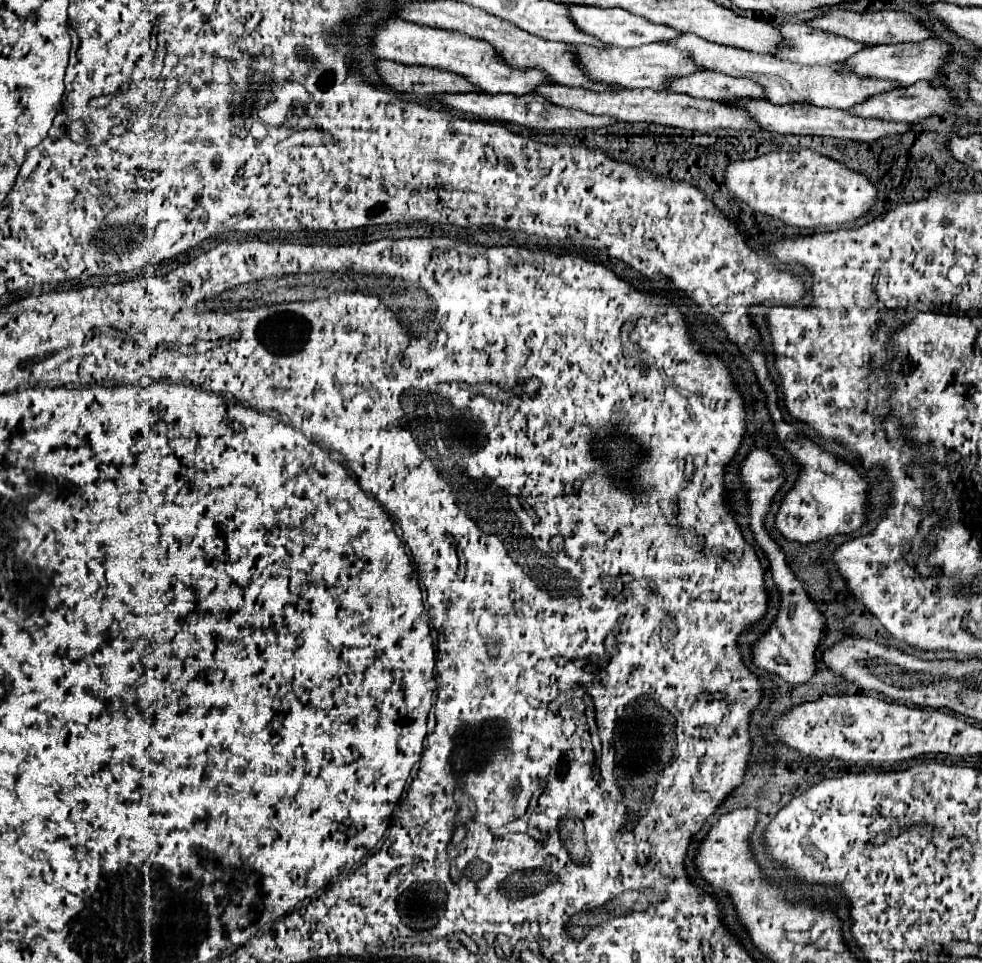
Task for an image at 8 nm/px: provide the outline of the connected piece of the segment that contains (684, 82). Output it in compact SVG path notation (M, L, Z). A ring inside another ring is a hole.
M696 71L686 77L676 77L668 83L668 91L674 93L686 93L690 97L698 99L714 99L714 101L728 101L738 97L754 97L762 99L764 91L754 81L732 77L716 71Z

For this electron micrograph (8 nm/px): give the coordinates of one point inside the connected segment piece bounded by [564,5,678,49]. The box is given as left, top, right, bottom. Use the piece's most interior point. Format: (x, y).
(613, 26)

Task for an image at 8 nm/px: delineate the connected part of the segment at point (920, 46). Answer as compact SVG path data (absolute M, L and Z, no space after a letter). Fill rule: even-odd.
M926 39L920 43L900 43L900 45L874 45L860 49L858 53L854 53L852 57L848 57L838 65L858 73L858 77L880 77L880 79L900 81L902 85L912 85L920 79L932 79L932 75L944 63L946 51L948 47L936 39Z

